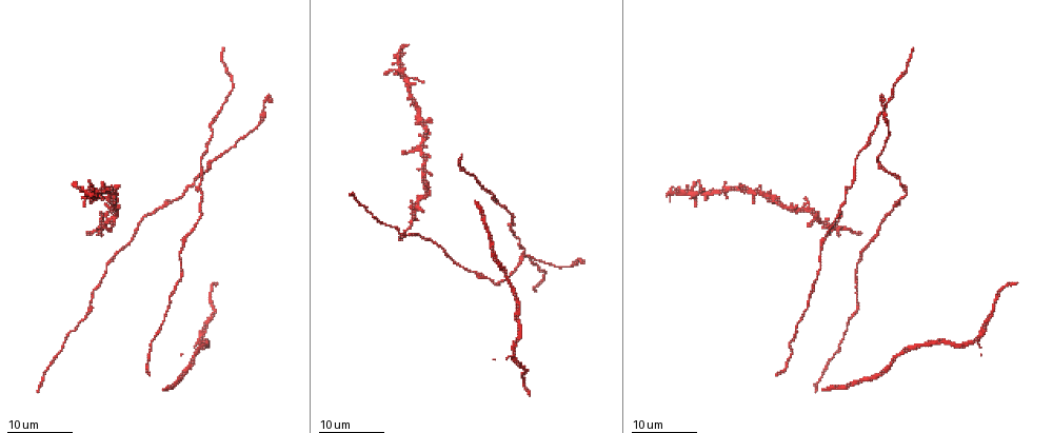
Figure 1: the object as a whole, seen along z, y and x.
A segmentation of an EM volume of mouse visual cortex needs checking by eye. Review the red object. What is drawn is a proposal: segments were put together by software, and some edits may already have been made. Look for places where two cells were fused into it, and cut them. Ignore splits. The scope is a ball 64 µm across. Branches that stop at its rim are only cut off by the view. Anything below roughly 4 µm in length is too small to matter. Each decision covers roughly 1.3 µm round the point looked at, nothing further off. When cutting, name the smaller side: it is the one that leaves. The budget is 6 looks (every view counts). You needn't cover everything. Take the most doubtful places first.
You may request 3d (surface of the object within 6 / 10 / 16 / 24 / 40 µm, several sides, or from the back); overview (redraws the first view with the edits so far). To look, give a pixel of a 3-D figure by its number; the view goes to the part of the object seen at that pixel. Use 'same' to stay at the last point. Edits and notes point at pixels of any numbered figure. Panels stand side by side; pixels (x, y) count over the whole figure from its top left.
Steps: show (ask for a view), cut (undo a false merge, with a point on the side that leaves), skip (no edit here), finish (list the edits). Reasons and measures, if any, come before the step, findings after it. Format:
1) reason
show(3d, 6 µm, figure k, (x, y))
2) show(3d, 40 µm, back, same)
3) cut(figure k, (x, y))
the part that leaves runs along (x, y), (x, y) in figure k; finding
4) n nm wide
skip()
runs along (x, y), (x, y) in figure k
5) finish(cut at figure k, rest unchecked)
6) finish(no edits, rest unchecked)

show(3d, 24 µm, figure 1, (860, 256))

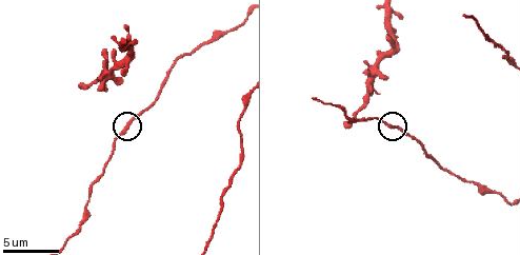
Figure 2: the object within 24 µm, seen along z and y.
zoom in
show(3d, 6 µm, figure 2, (130, 122))

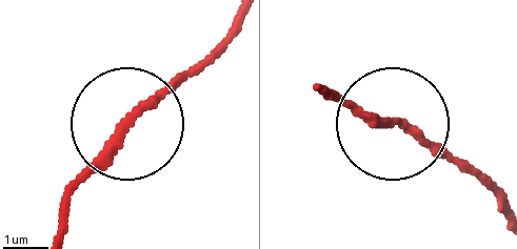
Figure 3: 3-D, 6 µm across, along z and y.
skip()
runs along (498, 196), (332, 96) in figure 3; continuous, no second cell

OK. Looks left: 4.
show(3d, 16 µm, figure 1, (217, 157))

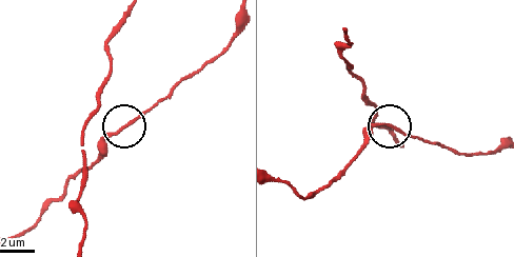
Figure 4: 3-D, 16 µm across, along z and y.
show(3d, 10 µm, figure 4, (389, 126))

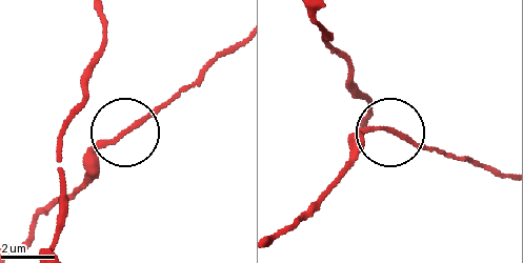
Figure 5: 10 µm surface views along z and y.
160 nm wide
skip()
one cell here

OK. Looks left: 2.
calibre changes
show(3d, 16 µm, figure 1, (877, 122))

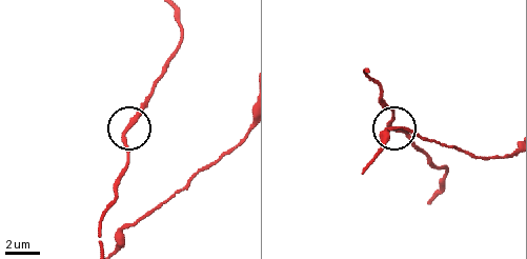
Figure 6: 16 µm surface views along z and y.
show(3d, 10 µm, figure 6, (128, 126))

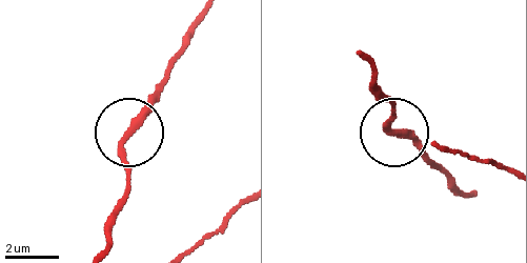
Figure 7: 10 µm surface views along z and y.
skip()
all the same cell

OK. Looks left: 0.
finish(no edits, rest unchecked)

